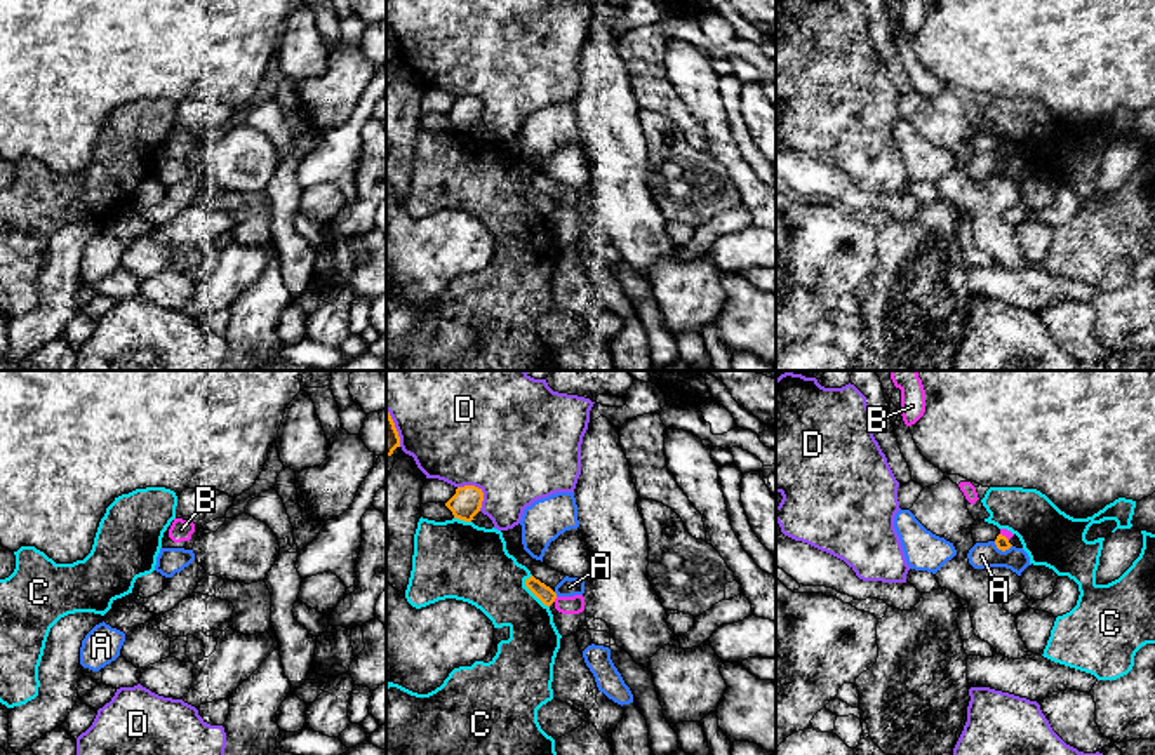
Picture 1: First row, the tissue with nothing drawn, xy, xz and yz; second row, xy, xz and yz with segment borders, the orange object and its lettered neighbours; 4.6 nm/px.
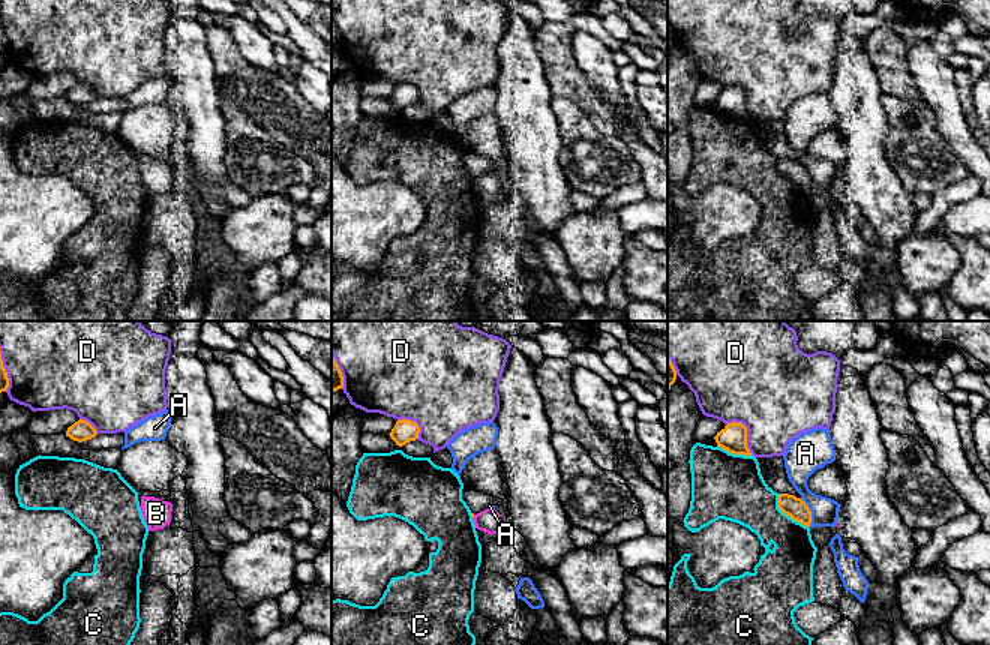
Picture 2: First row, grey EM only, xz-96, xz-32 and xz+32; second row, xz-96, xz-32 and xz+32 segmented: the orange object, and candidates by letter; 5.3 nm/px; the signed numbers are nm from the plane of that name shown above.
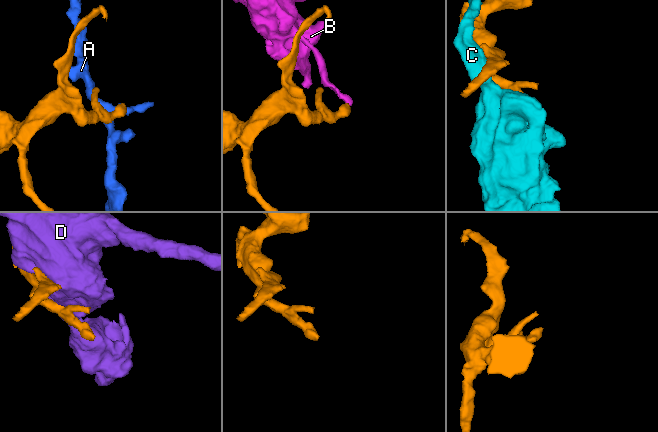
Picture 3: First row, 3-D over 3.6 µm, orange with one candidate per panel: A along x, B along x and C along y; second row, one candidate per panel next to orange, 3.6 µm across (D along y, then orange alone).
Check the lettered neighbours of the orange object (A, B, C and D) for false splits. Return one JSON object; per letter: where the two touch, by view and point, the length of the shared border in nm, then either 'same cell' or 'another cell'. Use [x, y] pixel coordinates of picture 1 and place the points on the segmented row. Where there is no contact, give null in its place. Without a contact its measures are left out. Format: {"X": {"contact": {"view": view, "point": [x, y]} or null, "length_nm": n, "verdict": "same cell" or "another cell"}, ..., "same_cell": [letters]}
{"A": {"contact": {"view": "yz", "point": [1002, 550]}, "length_nm": 90, "verdict": "another cell"}, "B": {"contact": {"view": "xz", "point": [555, 597]}, "length_nm": 30, "verdict": "another cell"}, "C": {"contact": {"view": "xz", "point": [533, 592]}, "length_nm": 180, "verdict": "another cell"}, "D": {"contact": {"view": "xz", "point": [479, 489]}, "length_nm": 160, "verdict": "another cell"}, "same_cell": []}

